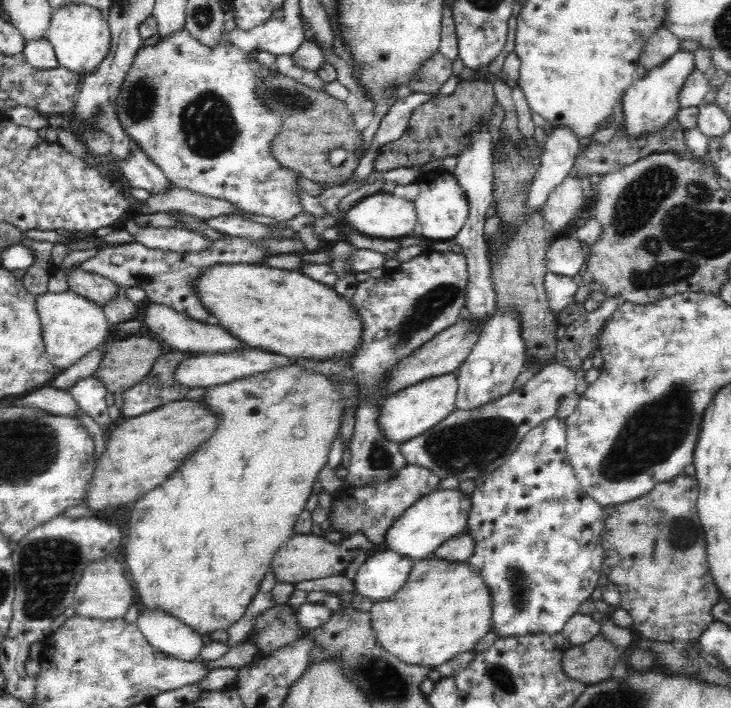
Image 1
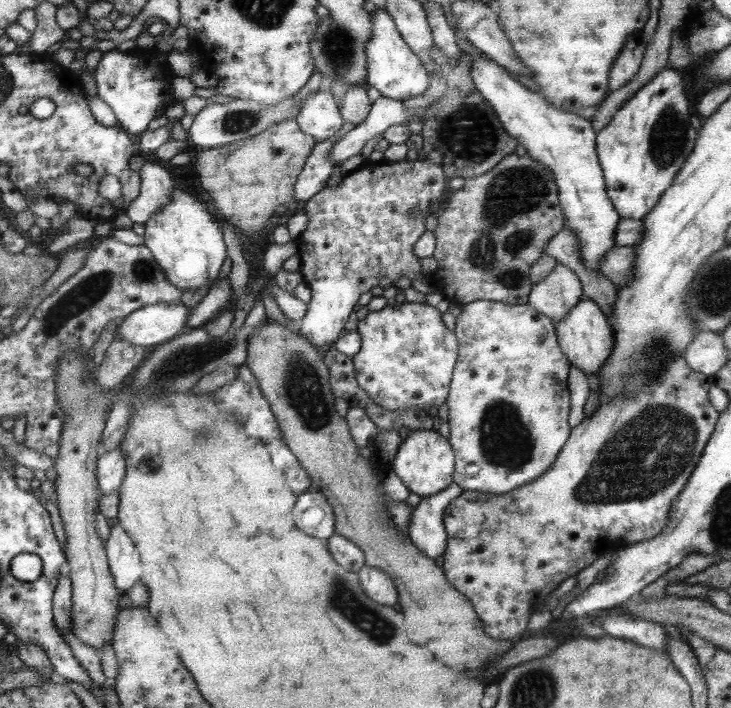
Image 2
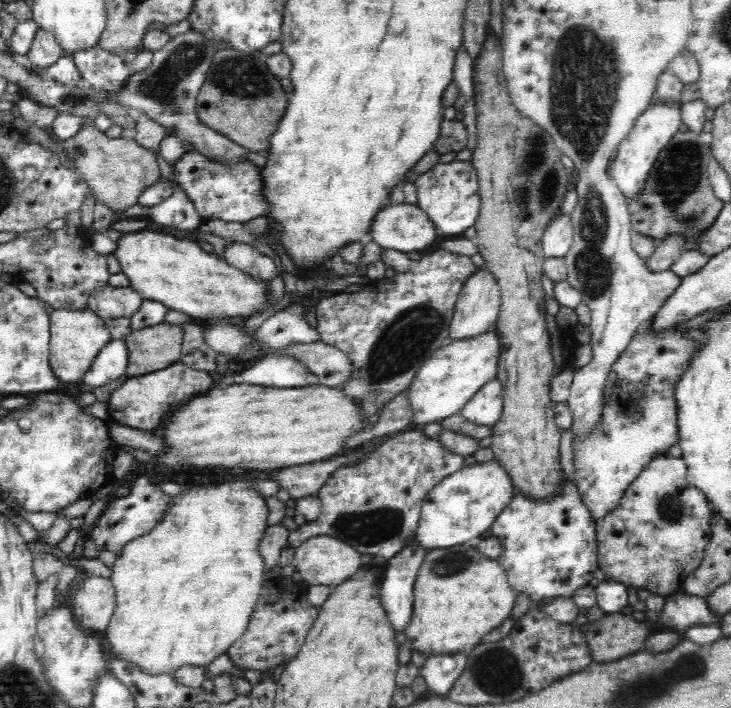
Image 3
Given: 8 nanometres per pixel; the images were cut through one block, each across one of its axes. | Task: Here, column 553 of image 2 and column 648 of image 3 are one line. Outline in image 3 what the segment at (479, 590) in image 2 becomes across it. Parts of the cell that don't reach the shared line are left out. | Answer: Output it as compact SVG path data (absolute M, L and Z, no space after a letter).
M658 454L640 471L620 497L618 506L595 522L597 557L605 580L624 583L626 587L647 588L652 594L666 594L682 587L683 580L702 563L704 549L711 539L712 511L704 493L688 479L682 457Z

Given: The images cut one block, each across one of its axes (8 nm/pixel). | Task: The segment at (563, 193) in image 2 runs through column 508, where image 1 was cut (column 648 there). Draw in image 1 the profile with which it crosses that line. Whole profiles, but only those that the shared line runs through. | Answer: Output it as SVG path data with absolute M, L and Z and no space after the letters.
M698 48L693 53L679 50L661 65L649 69L645 77L636 78L633 81L622 98L623 124L626 125L628 137L643 137L645 134L658 132L669 121L676 120L678 111L681 109L679 92L682 90L684 80L688 78L694 67L705 73L713 72L708 49Z

